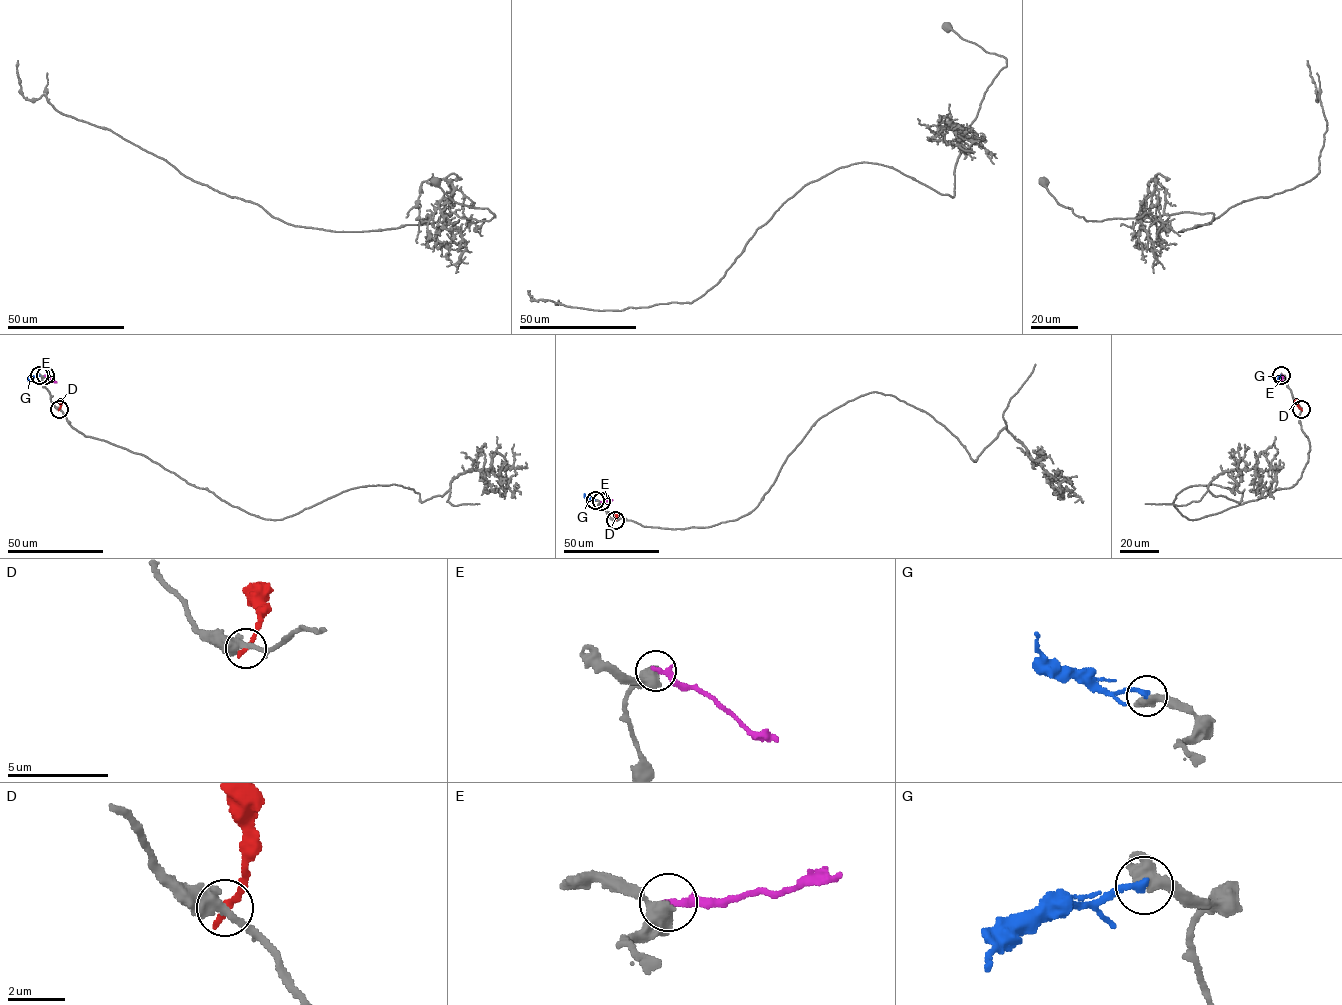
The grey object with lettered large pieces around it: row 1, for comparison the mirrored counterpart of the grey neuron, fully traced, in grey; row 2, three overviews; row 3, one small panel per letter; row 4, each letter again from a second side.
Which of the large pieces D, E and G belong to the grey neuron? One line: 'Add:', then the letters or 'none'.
Add: G

